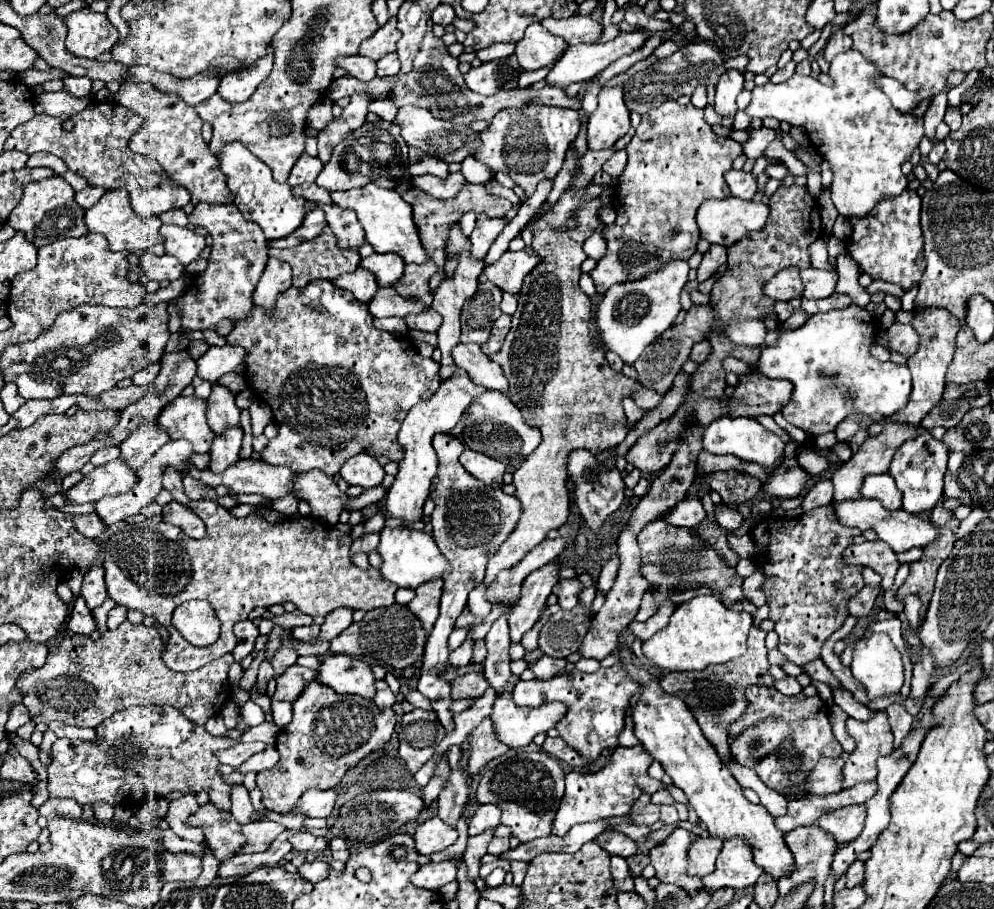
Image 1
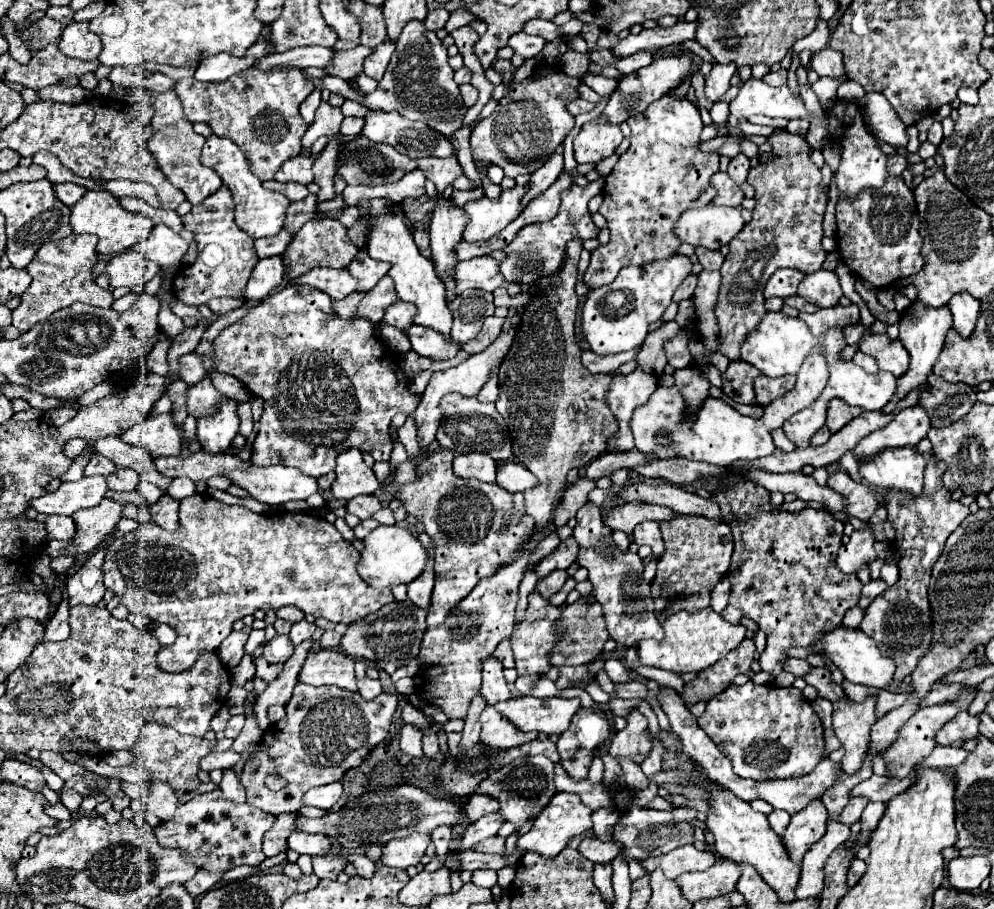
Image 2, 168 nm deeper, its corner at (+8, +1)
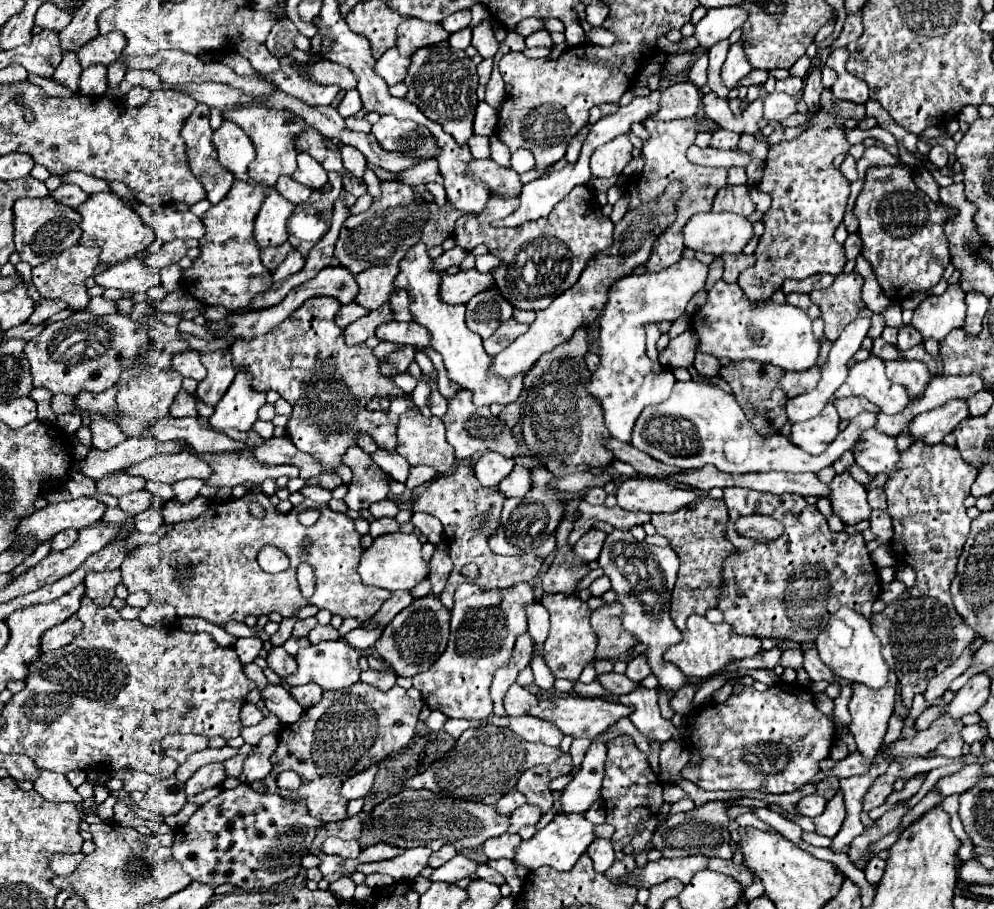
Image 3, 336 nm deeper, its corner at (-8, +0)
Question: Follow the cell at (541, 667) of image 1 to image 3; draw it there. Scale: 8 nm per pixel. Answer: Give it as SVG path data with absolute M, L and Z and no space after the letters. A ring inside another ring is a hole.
M544 594L542 604L550 612L550 632L544 642L544 660L556 678L576 680L584 666L594 660L596 634L590 626L590 608L576 594Z

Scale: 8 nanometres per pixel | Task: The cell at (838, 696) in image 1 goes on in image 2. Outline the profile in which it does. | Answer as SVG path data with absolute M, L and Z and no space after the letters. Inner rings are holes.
M814 667L814 669L810 669L810 673L804 675L804 681L808 685L816 687L818 693L820 693L820 697L824 697L824 699L828 699L832 703L846 697L846 693L842 691L842 687L838 687L838 685L832 683L828 667Z

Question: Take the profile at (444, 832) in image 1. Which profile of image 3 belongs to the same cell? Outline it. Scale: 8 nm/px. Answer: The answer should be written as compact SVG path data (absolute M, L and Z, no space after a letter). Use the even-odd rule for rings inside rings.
M416 846L416 848L406 848L400 856L382 860L382 862L370 862L370 864L360 864L358 872L362 874L374 874L382 872L392 876L394 880L414 880L426 866L428 858L432 854L430 846Z

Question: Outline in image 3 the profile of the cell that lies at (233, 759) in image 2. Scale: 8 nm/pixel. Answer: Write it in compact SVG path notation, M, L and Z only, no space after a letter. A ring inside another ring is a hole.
M222 762L206 764L206 766L202 766L200 770L196 770L188 778L188 782L184 784L186 786L186 794L188 796L196 796L204 788L210 788L210 786L216 786L216 784L224 782L224 778L226 778L226 772L224 772L224 764Z

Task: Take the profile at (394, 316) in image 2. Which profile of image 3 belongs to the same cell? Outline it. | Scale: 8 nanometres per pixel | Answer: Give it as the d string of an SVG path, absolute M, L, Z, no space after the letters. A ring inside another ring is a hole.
M396 290L394 296L390 298L392 304L392 312L394 312L394 320L402 320L402 322L412 322L412 314L410 314L410 296L404 290Z

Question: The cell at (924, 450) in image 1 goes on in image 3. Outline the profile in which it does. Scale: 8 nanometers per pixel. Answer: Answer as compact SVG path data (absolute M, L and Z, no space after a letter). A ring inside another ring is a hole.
M870 428L860 434L860 454L856 456L856 464L864 468L870 476L886 474L890 476L900 462L900 450L896 446L896 438L888 434L880 434L878 430Z

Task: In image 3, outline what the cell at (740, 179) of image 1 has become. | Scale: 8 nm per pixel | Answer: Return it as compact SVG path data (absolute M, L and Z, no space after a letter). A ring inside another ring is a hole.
M726 184L718 190L714 198L714 212L736 212L750 216L756 210L756 204L750 198L750 186L748 184Z

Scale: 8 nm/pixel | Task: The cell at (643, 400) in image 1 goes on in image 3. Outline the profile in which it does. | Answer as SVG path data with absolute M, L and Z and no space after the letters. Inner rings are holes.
M682 258L660 270L620 278L608 290L608 302L600 316L600 366L592 374L588 392L600 400L604 422L610 434L622 442L632 440L632 428L640 412L650 404L660 404L670 396L676 382L672 370L646 356L646 322L676 320L684 314L690 298L704 288L708 266L700 260Z

